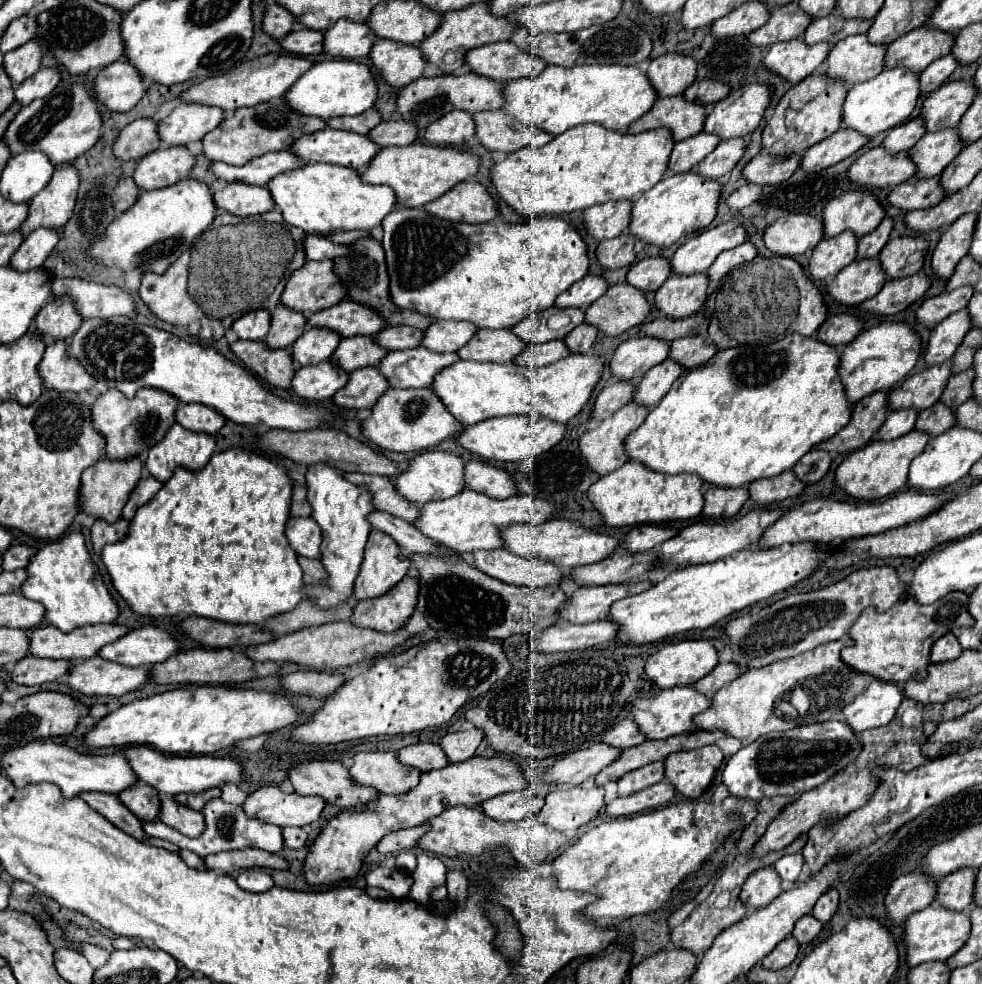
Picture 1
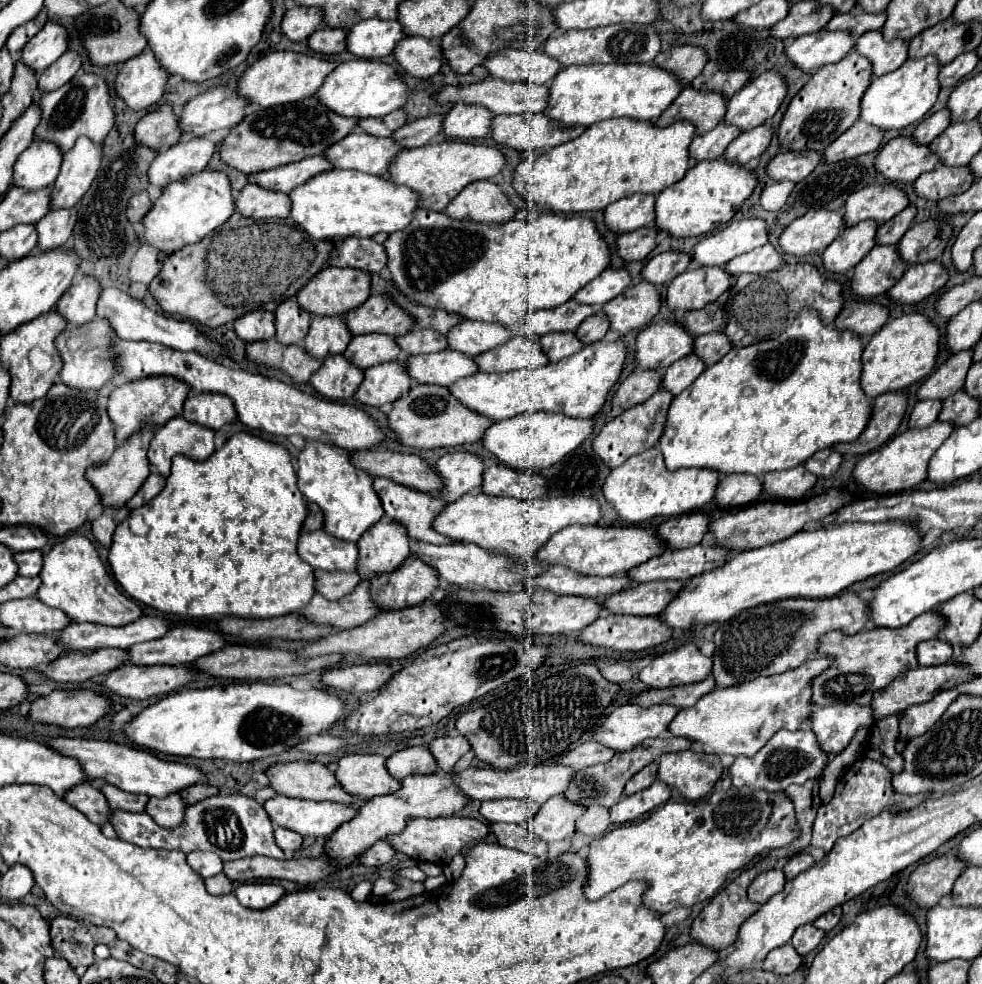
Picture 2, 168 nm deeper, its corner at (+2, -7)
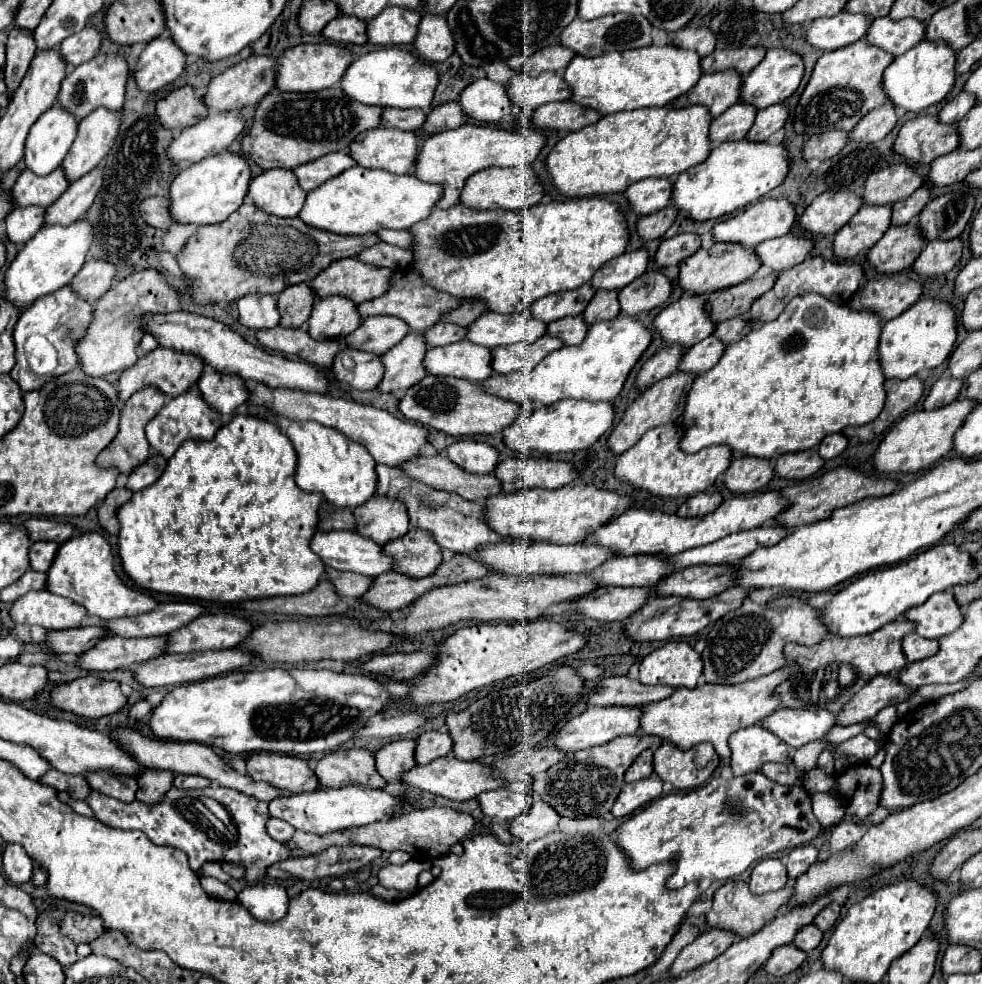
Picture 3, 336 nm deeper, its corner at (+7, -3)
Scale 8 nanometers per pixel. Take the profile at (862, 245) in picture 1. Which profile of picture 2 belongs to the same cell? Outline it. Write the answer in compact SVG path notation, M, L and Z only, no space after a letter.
M909 205L905 211L901 211L899 215L891 217L887 223L883 223L877 231L877 243L879 245L895 245L901 241L901 237L905 235L905 231L911 227L913 219L917 215L917 207Z

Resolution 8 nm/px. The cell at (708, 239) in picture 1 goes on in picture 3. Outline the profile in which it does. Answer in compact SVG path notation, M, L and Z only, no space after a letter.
M762 199L756 201L754 205L748 205L744 211L738 215L732 215L726 221L720 221L712 229L714 241L722 243L738 243L742 247L756 247L758 243L766 239L774 239L780 235L786 235L794 223L794 205L786 199Z

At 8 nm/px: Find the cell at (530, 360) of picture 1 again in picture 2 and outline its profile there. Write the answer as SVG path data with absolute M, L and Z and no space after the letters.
M573 331L543 335L543 339L539 339L539 343L541 343L541 347L547 353L551 363L555 363L559 359L565 359L565 357L583 349L583 343L573 335Z

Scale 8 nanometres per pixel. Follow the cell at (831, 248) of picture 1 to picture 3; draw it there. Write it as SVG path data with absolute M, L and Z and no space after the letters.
M860 207L860 211L836 233L834 257L848 261L882 239L890 227L890 207Z

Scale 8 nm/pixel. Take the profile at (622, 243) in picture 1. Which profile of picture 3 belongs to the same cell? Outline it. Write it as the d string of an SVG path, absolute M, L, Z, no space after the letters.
M666 207L662 211L656 211L652 215L640 217L638 225L636 225L636 233L642 241L652 241L652 239L660 239L666 229L674 223L678 211L674 211L674 207Z

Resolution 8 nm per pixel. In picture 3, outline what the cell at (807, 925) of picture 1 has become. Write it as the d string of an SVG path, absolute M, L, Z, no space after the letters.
M804 925L798 933L796 933L796 937L794 937L794 945L798 947L798 949L802 949L802 951L812 951L814 947L818 947L818 943L822 941L822 931L818 931L818 927L816 925Z

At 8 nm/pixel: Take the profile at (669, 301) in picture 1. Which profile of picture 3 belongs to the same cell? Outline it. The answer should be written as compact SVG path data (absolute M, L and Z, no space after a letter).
M716 243L714 251L704 251L700 249L698 253L690 255L680 263L680 273L678 273L678 285L682 291L692 293L692 295L708 295L718 289L726 289L732 285L738 285L744 279L750 279L758 271L760 263L758 257L754 255L754 249L744 249L744 247L730 247L724 243Z

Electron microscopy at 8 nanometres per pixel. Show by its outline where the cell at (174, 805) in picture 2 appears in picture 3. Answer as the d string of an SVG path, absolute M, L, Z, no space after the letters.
M142 771L142 779L138 779L138 795L136 799L142 803L162 803L166 793L172 789L172 773L170 771Z

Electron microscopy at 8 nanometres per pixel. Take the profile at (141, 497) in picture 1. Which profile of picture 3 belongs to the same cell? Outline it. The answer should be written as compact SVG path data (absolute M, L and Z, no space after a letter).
M152 455L144 465L136 467L136 469L130 473L126 487L128 487L132 493L136 493L136 491L152 485L152 483L162 475L164 467L166 467L166 461L164 461L160 455Z

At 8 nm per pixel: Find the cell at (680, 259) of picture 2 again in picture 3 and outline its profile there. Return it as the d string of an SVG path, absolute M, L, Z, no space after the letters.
M680 233L672 239L664 239L654 255L656 267L668 267L668 265L678 265L686 257L694 255L700 249L700 237L692 233Z

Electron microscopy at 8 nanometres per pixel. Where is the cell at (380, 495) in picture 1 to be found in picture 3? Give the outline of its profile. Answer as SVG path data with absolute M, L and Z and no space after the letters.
M376 465L376 475L378 475L378 489L376 493L380 497L388 499L398 499L406 505L410 525L416 529L424 529L432 535L432 539L442 547L450 549L452 553L472 553L476 547L484 543L494 543L502 541L504 537L496 535L482 517L482 505L476 501L466 501L460 495L448 493L448 491L436 491L420 481L410 479L404 475L402 469L390 467L390 465Z

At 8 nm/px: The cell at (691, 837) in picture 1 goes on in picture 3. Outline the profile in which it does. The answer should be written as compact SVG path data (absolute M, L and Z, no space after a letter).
M750 773L750 775L742 775L742 777L732 777L730 781L722 779L722 777L712 777L704 787L698 787L694 791L688 791L688 793L672 793L672 795L666 795L666 797L660 797L656 801L652 801L646 809L638 811L636 815L632 815L630 819L626 819L624 823L618 825L618 835L616 835L616 845L620 847L620 851L626 855L628 859L628 865L632 871L642 871L654 863L666 863L674 869L674 873L668 877L666 881L666 889L680 889L688 883L700 883L702 879L710 879L710 881L724 881L724 879L730 879L734 875L740 875L744 873L754 861L760 861L762 857L768 857L770 853L776 853L776 851L782 851L782 849L794 849L798 845L804 845L808 841L812 841L816 835L818 835L818 819L814 817L812 813L812 805L810 805L810 795L802 789L802 787L794 787L794 785L780 785L772 779L768 779L766 775L762 773Z

